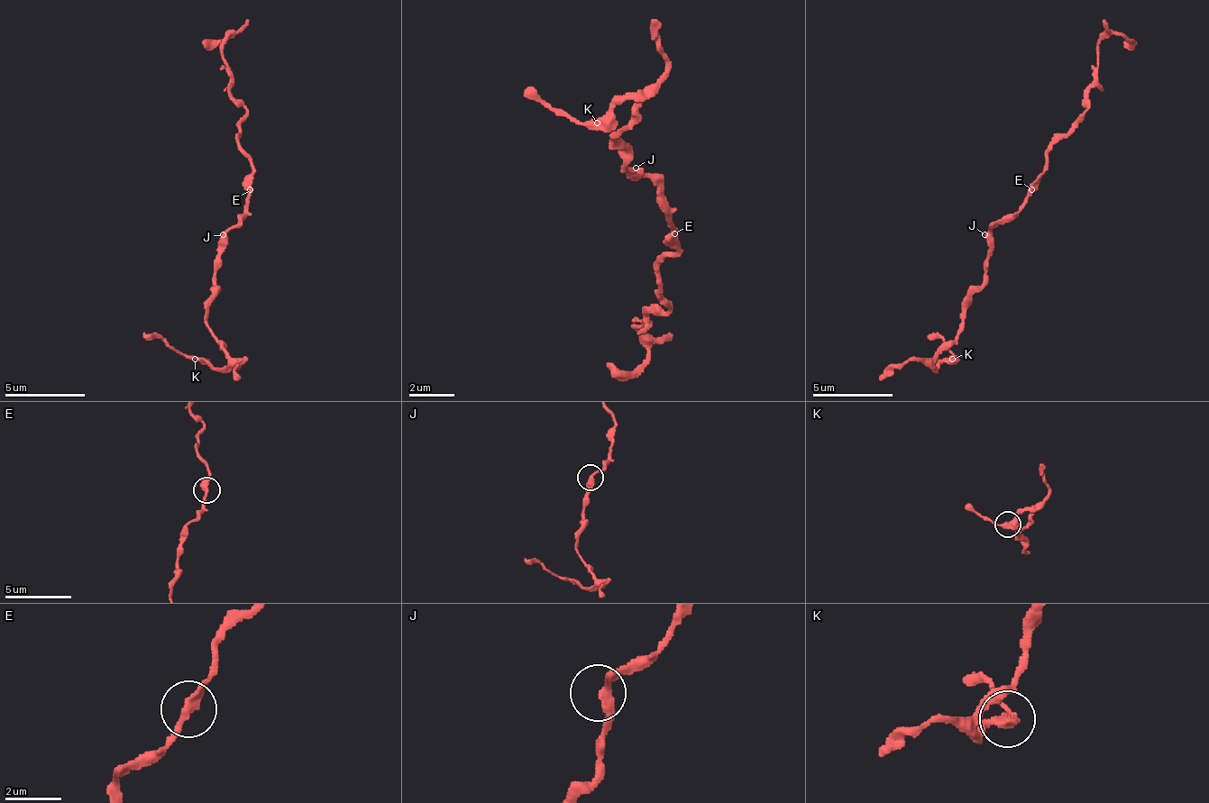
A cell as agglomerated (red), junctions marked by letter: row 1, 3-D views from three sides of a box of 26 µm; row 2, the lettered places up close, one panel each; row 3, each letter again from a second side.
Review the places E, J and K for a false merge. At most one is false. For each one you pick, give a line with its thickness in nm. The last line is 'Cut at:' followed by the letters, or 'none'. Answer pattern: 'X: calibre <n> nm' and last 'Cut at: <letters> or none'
Cut at: none

